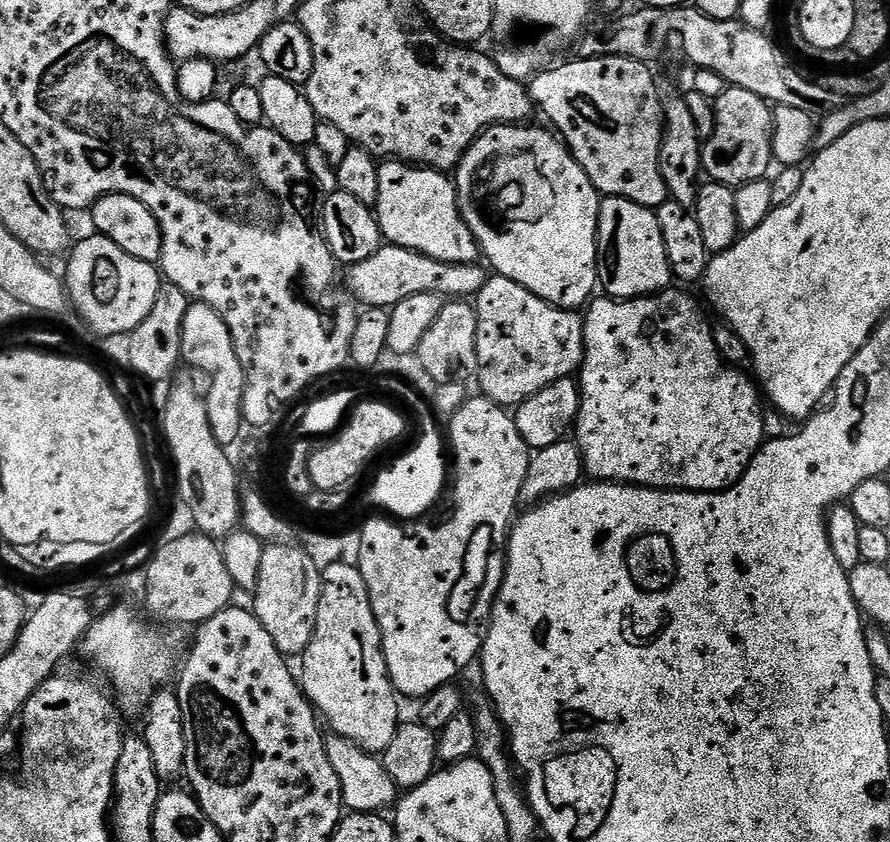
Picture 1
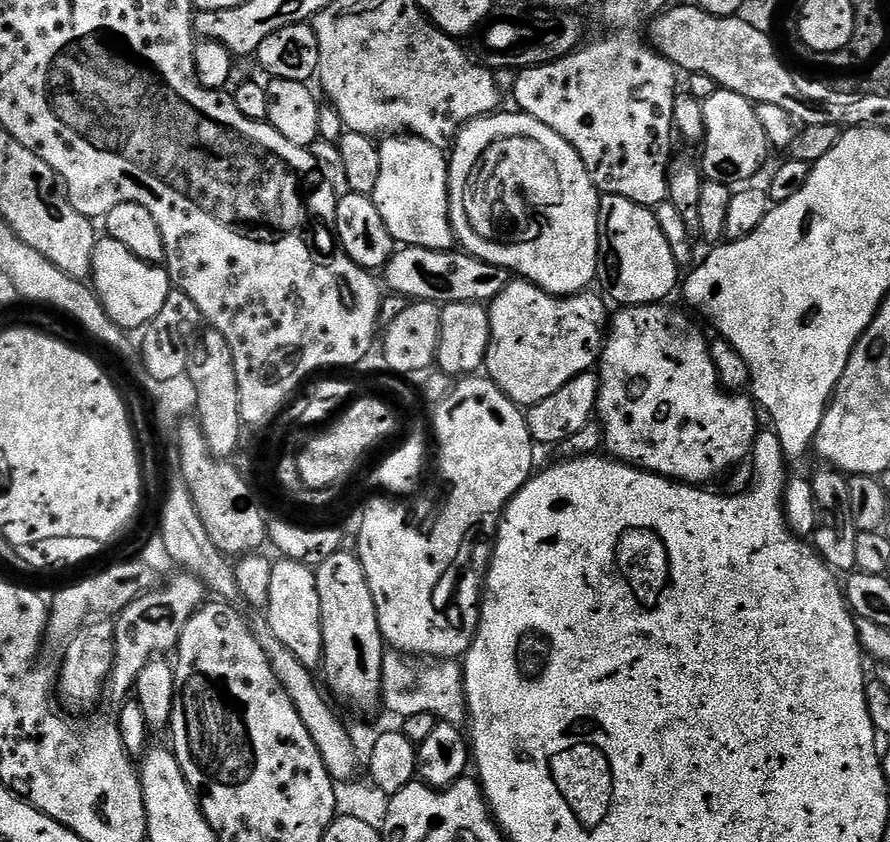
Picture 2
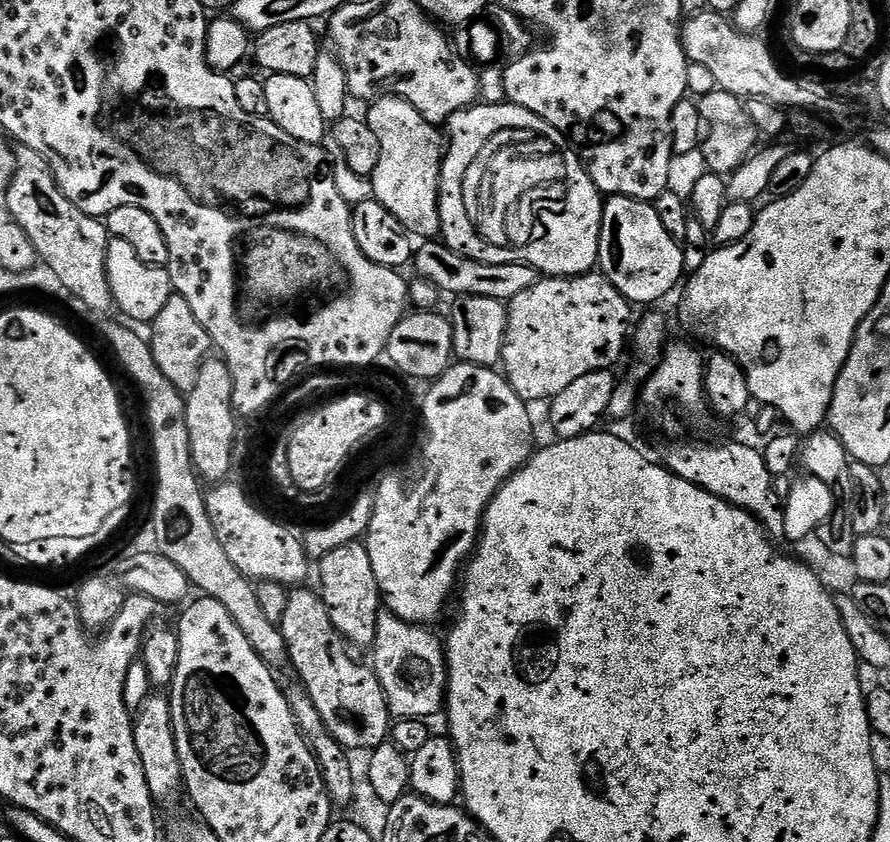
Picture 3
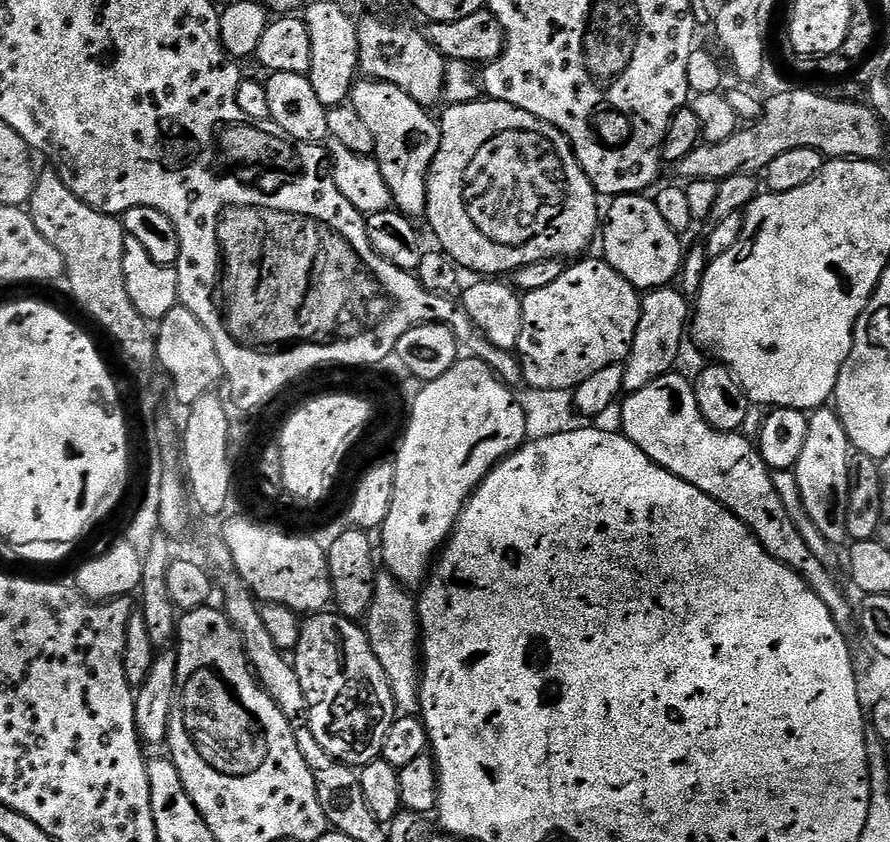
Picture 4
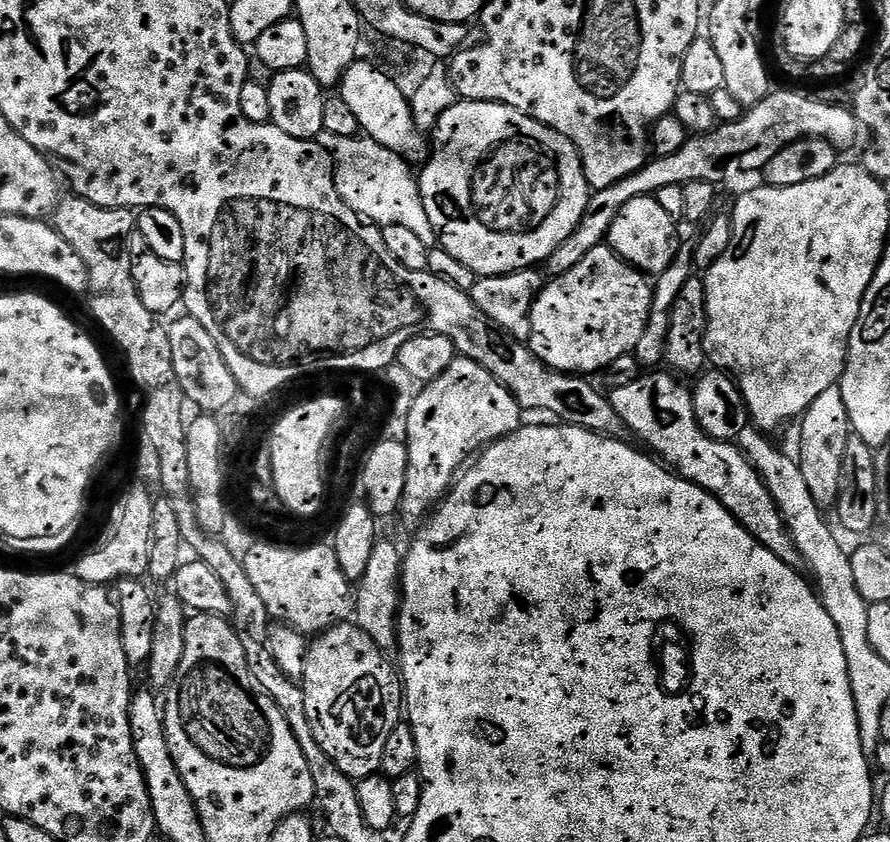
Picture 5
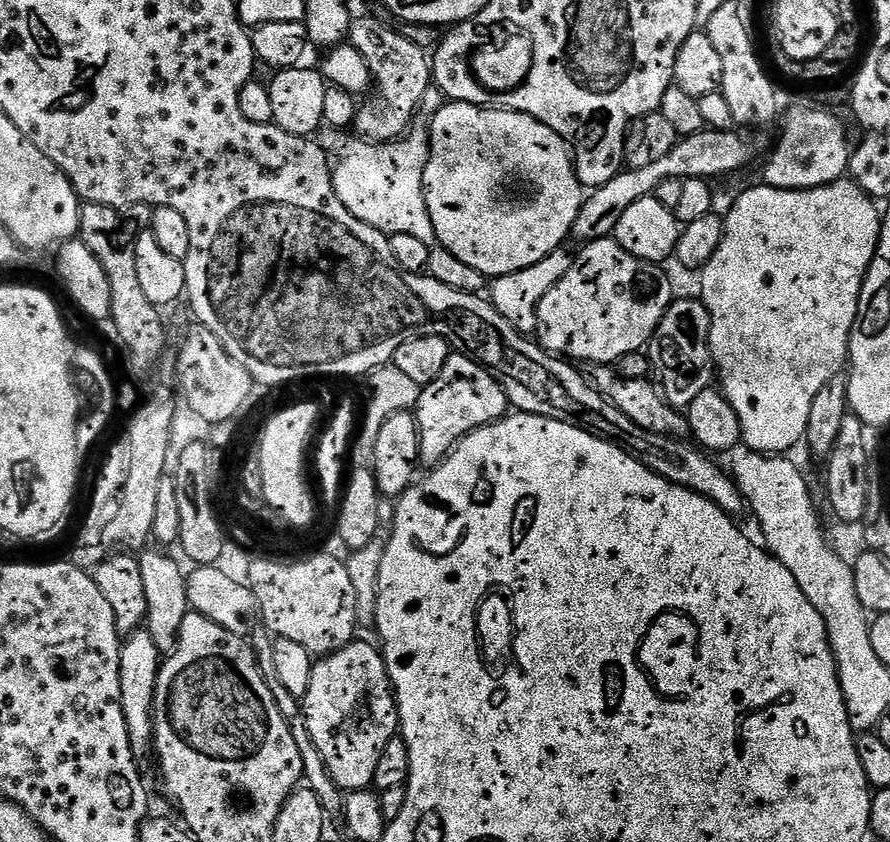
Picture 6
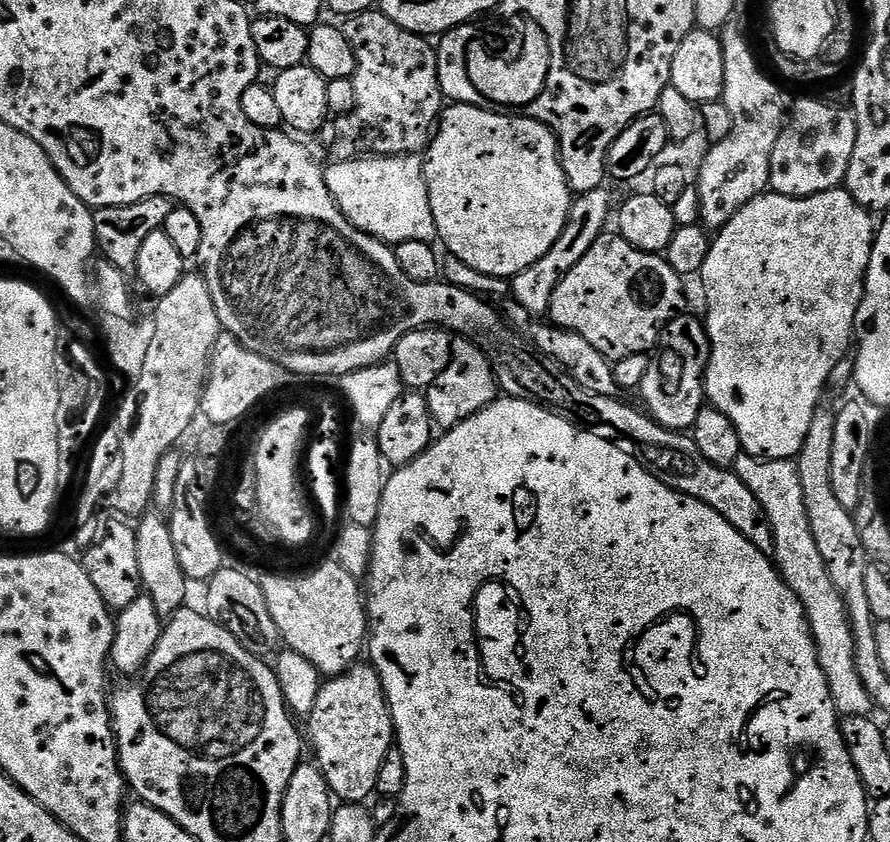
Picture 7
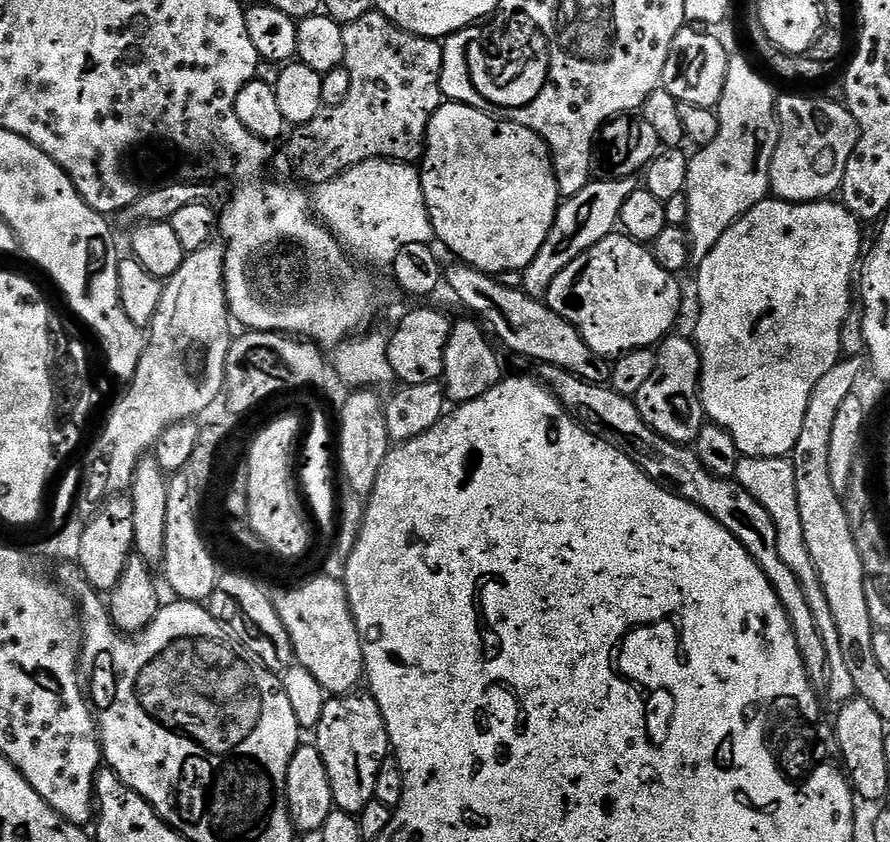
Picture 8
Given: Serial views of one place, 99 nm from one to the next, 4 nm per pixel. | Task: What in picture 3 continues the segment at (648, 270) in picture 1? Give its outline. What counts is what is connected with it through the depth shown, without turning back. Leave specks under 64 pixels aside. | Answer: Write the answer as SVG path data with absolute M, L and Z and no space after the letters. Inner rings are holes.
M608 196L604 200L604 213L602 214L602 226L600 227L600 259L598 261L599 271L610 281L615 288L628 299L628 303L633 306L639 304L648 304L644 306L652 306L655 300L660 300L663 296L668 296L681 283L682 277L685 275L684 270L684 249L670 234L666 234L666 226L662 226L662 218L658 218L658 210L655 203L646 200L635 200L634 198L626 198L625 196Z

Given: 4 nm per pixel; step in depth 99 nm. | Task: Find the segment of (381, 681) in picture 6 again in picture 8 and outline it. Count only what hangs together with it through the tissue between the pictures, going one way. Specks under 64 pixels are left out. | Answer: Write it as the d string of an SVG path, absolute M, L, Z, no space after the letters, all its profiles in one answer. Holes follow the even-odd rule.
M349 694L328 699L322 710L322 718L314 730L314 743L322 754L322 762L326 762L326 774L330 774L332 803L339 811L353 814L361 812L374 799L374 782L378 782L378 770L390 756L388 731L384 725L382 710L378 710L378 702L371 694L360 695Z

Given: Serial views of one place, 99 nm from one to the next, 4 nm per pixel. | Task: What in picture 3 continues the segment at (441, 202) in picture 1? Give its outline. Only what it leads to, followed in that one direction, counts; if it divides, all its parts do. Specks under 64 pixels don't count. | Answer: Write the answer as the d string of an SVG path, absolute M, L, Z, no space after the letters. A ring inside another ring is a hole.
M392 94L392 96L388 95L381 95L369 107L373 108L366 113L370 130L374 130L379 144L382 145L382 154L378 158L378 170L374 170L374 174L370 177L372 181L372 195L382 206L386 206L386 210L390 210L390 214L394 214L394 218L398 218L398 222L402 222L404 229L412 233L413 237L439 237L440 166L442 163L441 129L435 124L426 122L426 118L422 118L422 114L418 114L418 110L414 110L414 106L410 106L408 100L401 100L399 95L396 94Z

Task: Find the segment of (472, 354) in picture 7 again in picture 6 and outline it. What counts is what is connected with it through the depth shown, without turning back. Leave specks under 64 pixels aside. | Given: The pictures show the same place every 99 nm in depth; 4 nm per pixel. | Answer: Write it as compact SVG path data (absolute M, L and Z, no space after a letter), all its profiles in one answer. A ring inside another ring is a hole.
M463 354L449 356L446 366L442 366L442 374L434 382L423 385L420 397L414 409L414 415L420 431L420 464L435 466L476 428L492 424L496 420L509 415L510 405L504 387L494 379L491 372L487 372L476 360L471 360Z

